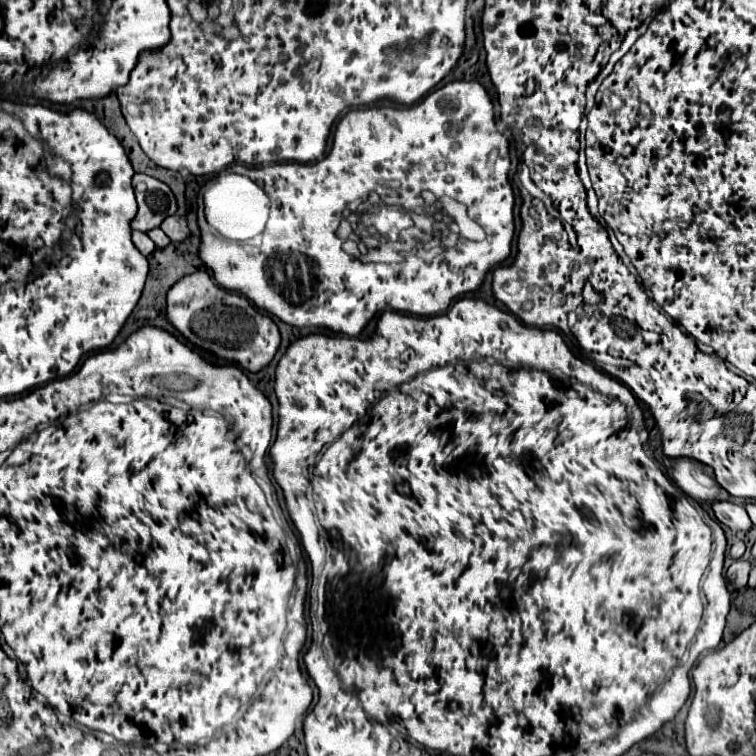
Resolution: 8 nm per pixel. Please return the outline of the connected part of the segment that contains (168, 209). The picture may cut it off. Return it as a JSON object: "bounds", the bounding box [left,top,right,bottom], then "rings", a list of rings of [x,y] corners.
{"bounds":[130,175,176,231],"rings":[[[134,175],[134,193],[138,201],[138,213],[130,221],[132,229],[150,231],[158,227],[168,215],[176,213],[176,199],[170,187],[150,175]]]}

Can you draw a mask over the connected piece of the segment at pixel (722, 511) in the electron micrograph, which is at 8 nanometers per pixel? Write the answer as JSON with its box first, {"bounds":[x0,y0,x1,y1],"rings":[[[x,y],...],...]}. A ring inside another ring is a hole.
{"bounds":[712,501,752,531],"rings":[[[718,501],[718,503],[712,503],[712,511],[714,511],[716,519],[722,525],[730,527],[732,531],[750,531],[752,529],[752,521],[742,505],[736,505],[730,501]]]}

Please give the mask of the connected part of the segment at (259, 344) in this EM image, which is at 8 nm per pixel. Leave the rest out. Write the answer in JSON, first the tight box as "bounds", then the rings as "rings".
{"bounds":[166,271,280,373],"rings":[[[206,271],[186,275],[170,287],[166,295],[166,319],[194,347],[200,347],[218,359],[236,363],[250,373],[264,369],[274,359],[280,345],[276,323],[260,313],[246,297],[214,285]]]}

